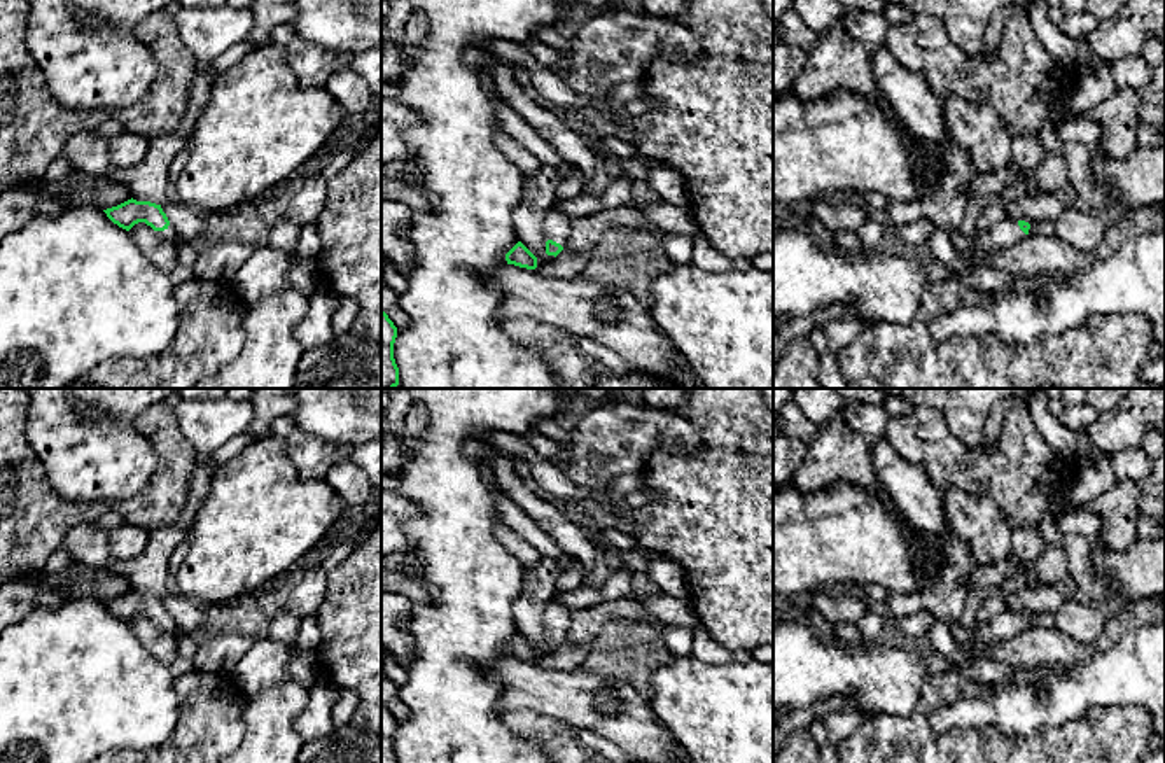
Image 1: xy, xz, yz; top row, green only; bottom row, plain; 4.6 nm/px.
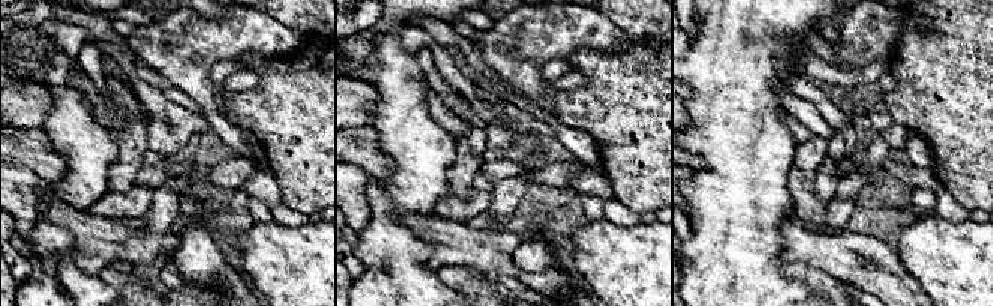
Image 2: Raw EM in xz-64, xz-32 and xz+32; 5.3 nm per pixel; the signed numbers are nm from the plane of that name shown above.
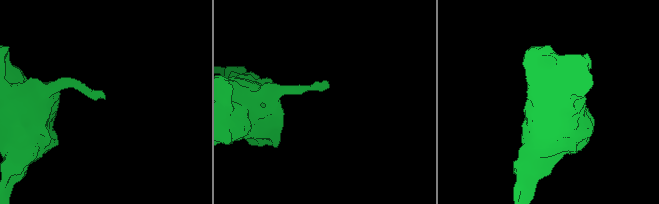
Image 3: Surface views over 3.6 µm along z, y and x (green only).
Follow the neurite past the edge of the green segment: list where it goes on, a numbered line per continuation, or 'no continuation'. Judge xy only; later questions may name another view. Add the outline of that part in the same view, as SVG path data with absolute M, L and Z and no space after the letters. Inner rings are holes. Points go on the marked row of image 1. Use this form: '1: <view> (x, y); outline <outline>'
1: xy (170, 235); outline M170 224L164 231L157 231L157 234L170 243L178 243L178 234L175 231L175 228Z

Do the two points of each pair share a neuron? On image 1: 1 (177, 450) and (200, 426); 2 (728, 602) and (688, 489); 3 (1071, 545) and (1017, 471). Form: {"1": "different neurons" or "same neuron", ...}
{"1": "different neurons", "2": "same neuron", "3": "different neurons"}

